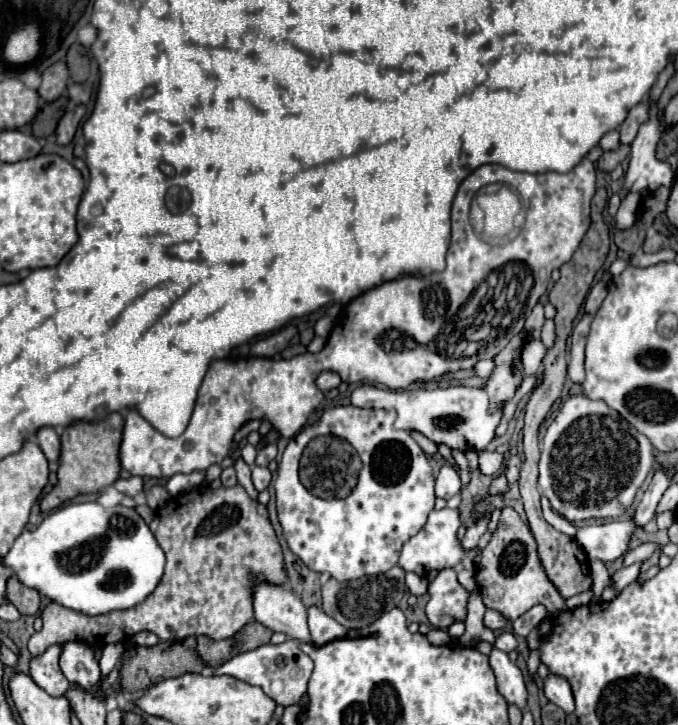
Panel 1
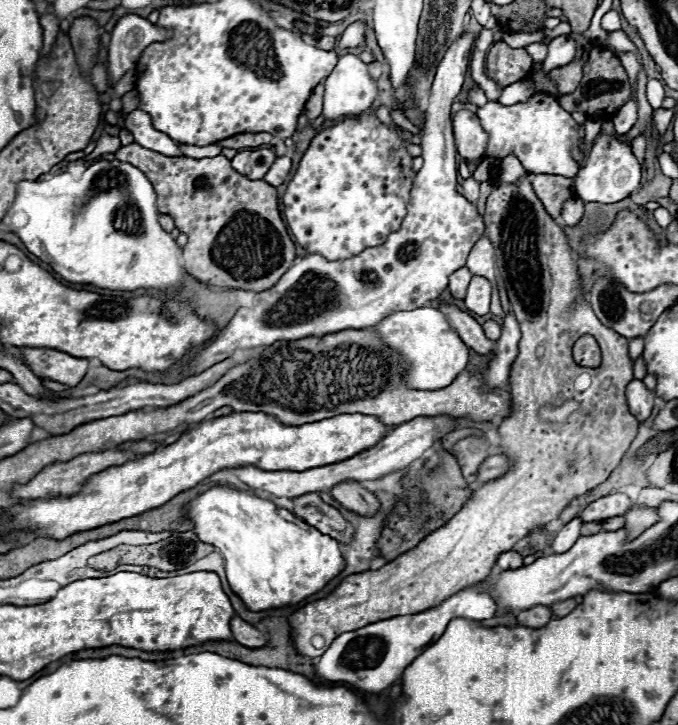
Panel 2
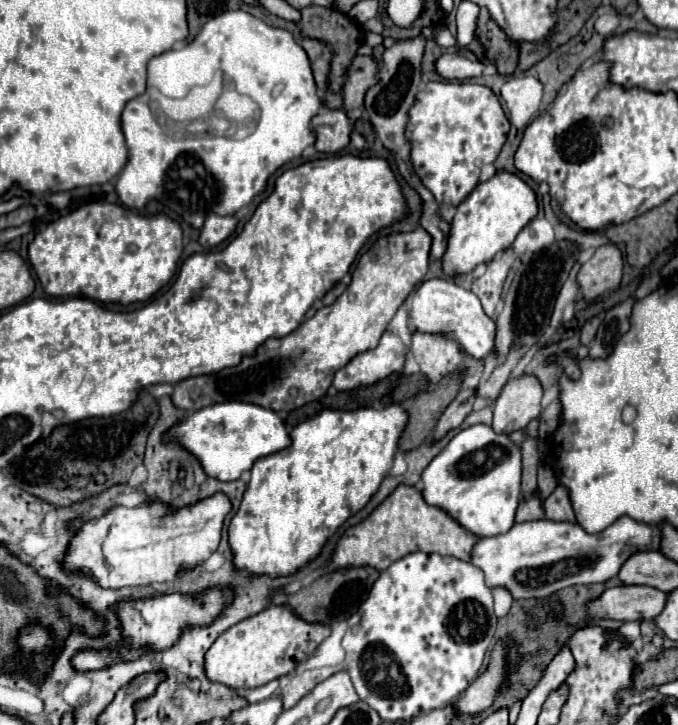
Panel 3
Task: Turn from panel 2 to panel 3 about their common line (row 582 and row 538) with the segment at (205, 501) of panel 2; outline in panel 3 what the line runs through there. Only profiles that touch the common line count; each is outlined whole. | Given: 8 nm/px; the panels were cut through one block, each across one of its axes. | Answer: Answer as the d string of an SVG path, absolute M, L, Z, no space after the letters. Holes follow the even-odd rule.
M400 402L388 404L386 410L322 410L300 422L290 432L292 444L288 448L260 458L252 468L252 480L248 482L242 504L228 526L236 568L252 574L288 576L310 558L318 556L320 548L338 526L364 508L388 476L406 424L408 412L400 408Z

